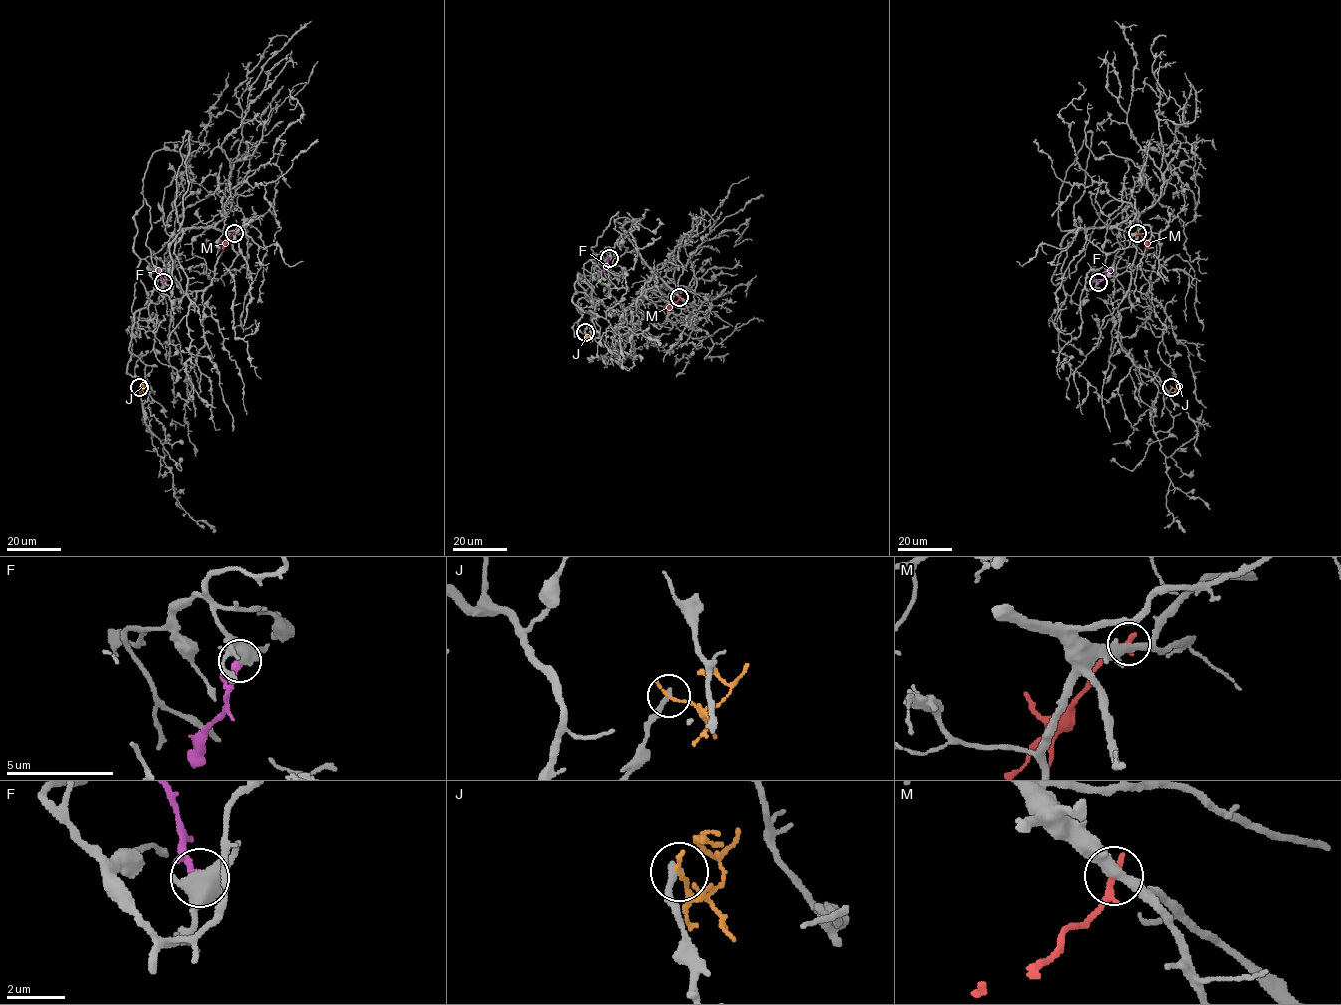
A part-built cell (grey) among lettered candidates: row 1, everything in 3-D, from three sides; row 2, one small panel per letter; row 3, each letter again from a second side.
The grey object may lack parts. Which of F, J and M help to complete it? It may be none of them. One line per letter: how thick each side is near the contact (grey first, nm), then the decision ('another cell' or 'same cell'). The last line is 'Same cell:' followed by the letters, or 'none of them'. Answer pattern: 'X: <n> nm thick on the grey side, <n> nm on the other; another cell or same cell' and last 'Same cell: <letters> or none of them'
F: 480 nm thick on the grey side, 300 nm on the other; another cell
J: 260 nm thick on the grey side, 170 nm on the other; another cell
M: 380 nm thick on the grey side, 320 nm on the other; another cell
Same cell: none of them

